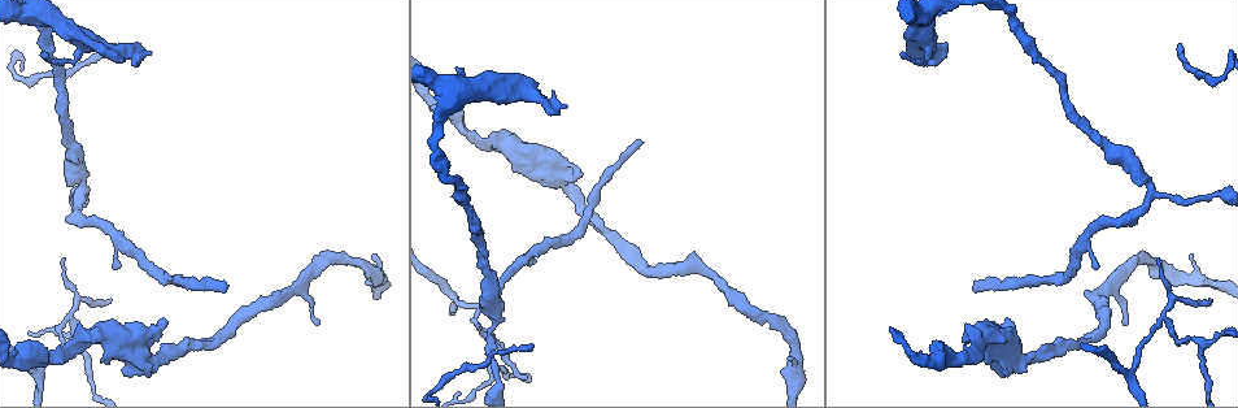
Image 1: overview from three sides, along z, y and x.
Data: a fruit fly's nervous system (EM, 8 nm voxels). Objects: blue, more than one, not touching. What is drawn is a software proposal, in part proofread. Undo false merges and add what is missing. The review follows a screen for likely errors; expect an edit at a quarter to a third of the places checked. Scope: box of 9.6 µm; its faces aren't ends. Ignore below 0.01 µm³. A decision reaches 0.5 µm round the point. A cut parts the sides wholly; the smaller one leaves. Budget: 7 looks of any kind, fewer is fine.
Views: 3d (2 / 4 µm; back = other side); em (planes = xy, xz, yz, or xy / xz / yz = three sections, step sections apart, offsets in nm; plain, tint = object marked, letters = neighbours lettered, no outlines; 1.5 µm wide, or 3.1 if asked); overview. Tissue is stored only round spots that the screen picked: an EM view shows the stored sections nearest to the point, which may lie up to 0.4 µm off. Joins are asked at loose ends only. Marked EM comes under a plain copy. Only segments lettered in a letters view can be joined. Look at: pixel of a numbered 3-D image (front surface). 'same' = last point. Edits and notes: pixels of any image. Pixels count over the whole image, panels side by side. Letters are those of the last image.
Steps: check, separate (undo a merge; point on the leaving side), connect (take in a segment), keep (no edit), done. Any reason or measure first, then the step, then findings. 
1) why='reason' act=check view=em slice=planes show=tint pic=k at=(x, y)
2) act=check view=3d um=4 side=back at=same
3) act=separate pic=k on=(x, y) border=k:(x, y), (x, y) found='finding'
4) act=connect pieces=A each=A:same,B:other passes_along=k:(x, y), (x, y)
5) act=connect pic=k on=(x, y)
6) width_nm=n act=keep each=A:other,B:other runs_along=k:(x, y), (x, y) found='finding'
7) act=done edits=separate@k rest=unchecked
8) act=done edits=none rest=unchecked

why='calibre changes' act=check view=3d um=4 pic=1 at=(1200, 340)

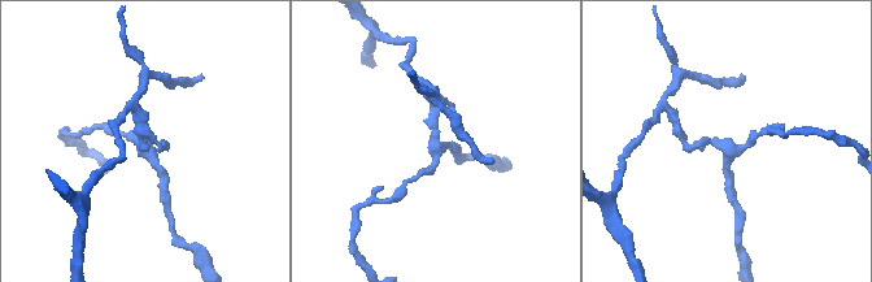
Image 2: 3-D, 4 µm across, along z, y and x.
arms=3 act=check view=em slice=xz step=8 show=letters pic=2 at=(729, 149)

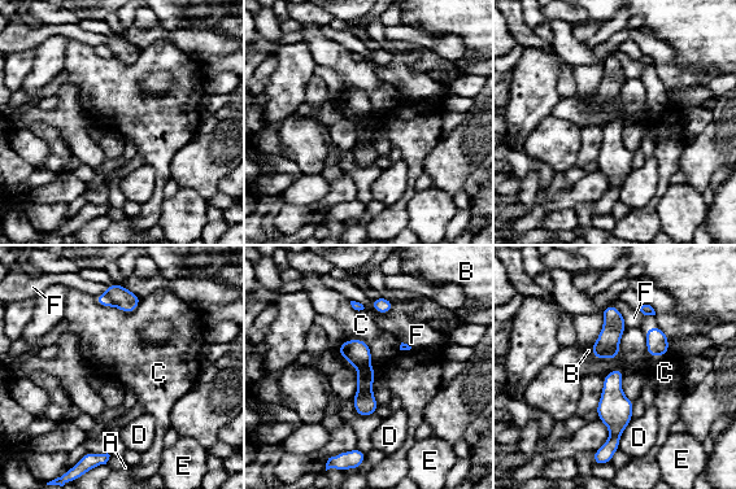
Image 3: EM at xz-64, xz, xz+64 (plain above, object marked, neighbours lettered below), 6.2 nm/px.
act=separate pic=3 on=(365, 404) each=A:other,B:other,C:other,D:other,E:other,F:other border=3:(368, 365), (357, 367) found='a second neuron is stuck on'

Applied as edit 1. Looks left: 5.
why='branch stops here' act=check view=em slice=xy step=8 show=tint pic=1 at=(1157, 259)

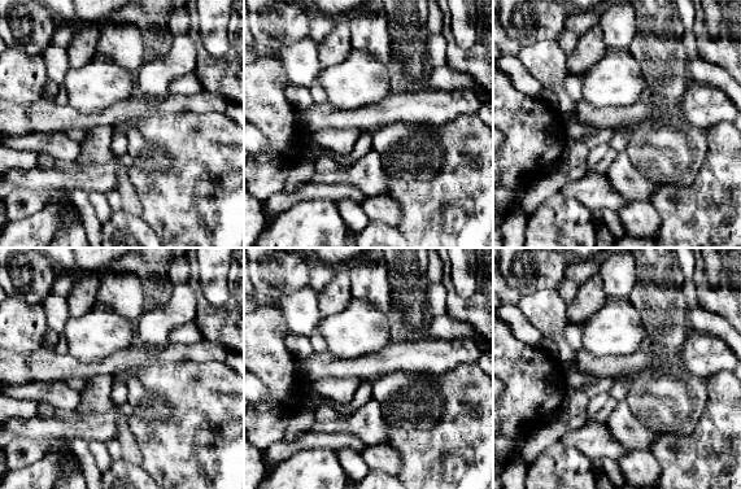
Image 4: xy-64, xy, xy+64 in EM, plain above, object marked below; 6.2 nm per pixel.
why='cut it another way' act=check view=em slice=planes show=letters at=same

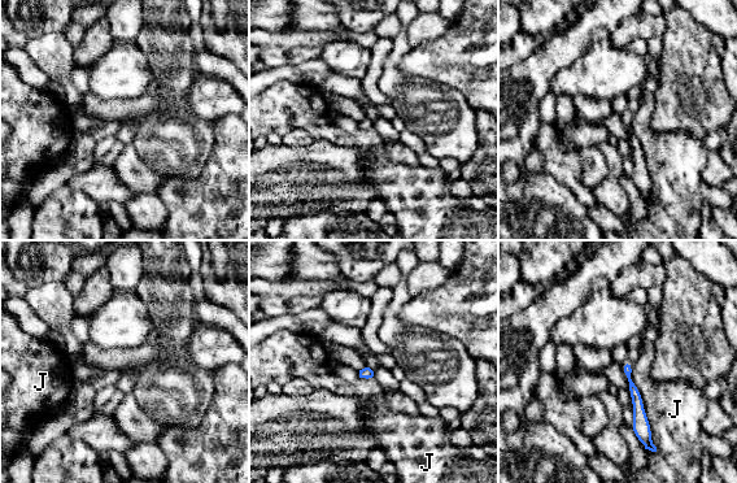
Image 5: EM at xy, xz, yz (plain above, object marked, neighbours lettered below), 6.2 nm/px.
width_nm=70 act=keep each=J:other border=5:(632, 364), (632, 379), (657, 448) found='no lettered segment goes on from it'

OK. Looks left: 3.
why='free end' act=check view=em slice=xz step=8 show=letters pic=1 at=(531, 262)

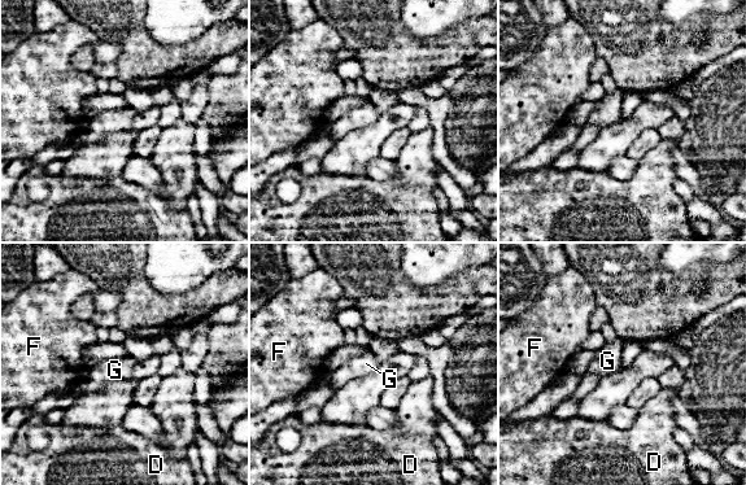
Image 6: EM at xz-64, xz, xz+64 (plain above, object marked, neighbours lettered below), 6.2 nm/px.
act=check view=em slice=planes show=letters at=same

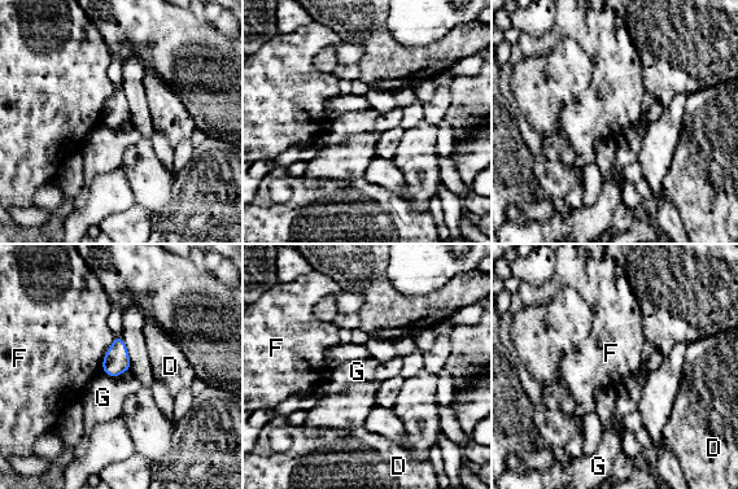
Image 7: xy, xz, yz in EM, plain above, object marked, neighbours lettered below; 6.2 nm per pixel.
act=keep each=D:other,F:other,G:other found='none of them fits'

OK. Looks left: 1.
act=done edits=separate@3 rest=unchecked

